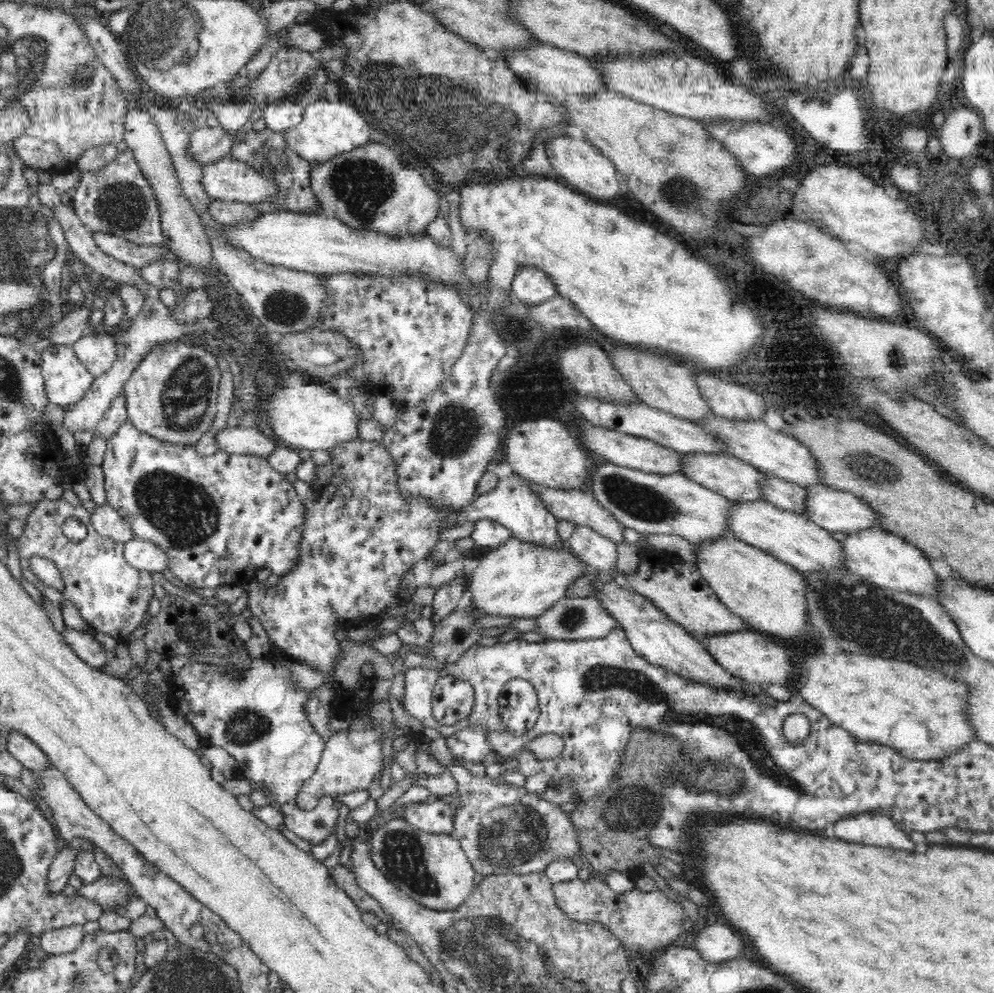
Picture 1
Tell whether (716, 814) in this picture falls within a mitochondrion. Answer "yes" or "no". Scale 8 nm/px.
no

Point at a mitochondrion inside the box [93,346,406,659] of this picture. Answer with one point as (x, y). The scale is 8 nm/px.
(182, 510)

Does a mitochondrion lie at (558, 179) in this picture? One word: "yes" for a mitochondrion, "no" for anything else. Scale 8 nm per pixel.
no

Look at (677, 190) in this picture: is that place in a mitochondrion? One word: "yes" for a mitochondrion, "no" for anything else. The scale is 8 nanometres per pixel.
yes

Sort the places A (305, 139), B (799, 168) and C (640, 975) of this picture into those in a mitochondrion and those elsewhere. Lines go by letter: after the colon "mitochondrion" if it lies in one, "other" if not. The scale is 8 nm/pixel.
A: other
B: other
C: other

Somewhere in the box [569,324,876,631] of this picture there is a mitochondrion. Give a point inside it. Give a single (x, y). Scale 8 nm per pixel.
(640, 502)

